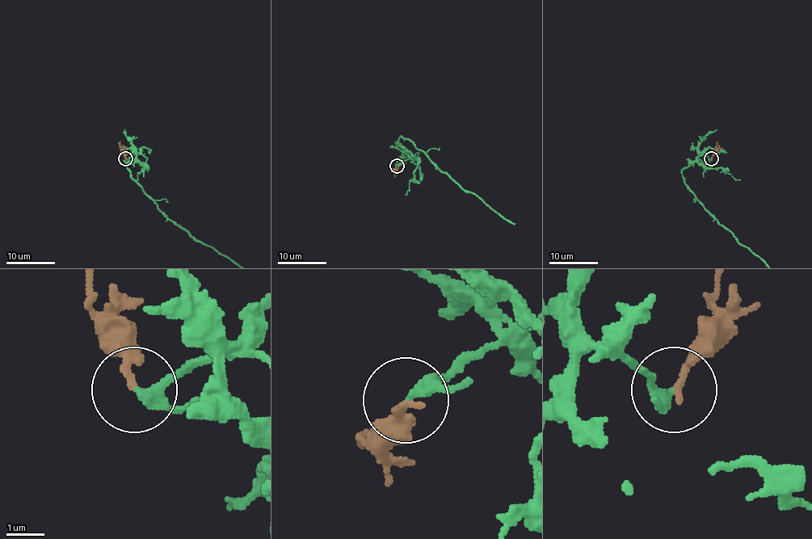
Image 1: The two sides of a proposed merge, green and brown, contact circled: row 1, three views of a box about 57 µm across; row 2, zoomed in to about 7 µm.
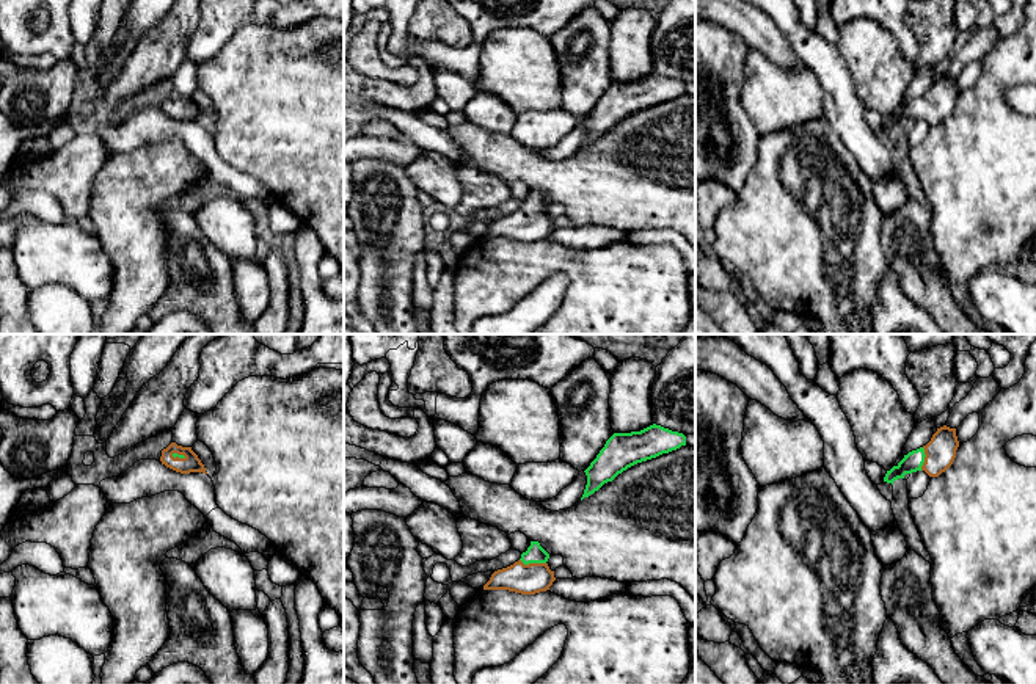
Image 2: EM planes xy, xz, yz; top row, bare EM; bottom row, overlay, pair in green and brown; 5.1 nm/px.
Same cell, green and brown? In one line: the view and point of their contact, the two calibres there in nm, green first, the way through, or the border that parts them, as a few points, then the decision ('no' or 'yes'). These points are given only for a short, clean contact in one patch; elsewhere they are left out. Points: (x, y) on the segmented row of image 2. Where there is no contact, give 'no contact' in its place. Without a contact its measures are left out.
meets green in xz at (532, 562); 100 nm thick on the green side, 160 nm on the other; runs through xz (536, 554), (532, 562), (528, 579); yes

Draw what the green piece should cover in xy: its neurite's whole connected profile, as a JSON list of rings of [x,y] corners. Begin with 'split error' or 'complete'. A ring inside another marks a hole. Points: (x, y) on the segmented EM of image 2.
split error; [[[171,442],[166,449],[162,450],[160,457],[162,464],[166,468],[181,472],[181,474],[190,474],[190,472],[206,472],[204,464],[198,458],[198,455],[192,450],[192,447],[182,447],[176,442]]]

